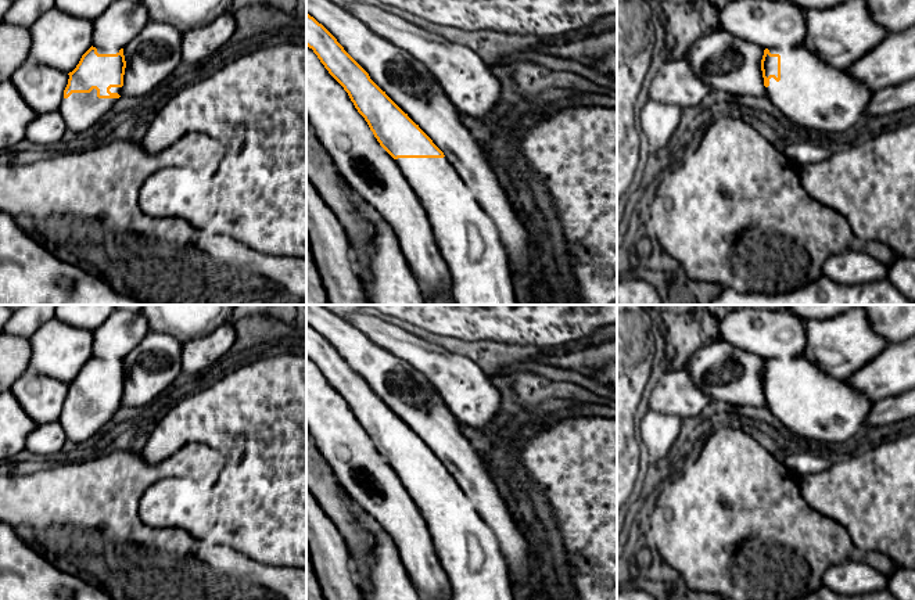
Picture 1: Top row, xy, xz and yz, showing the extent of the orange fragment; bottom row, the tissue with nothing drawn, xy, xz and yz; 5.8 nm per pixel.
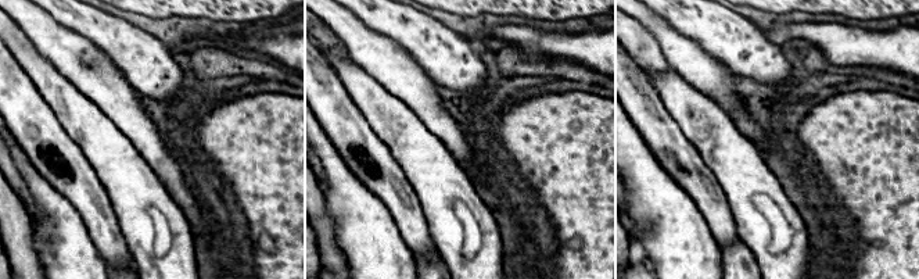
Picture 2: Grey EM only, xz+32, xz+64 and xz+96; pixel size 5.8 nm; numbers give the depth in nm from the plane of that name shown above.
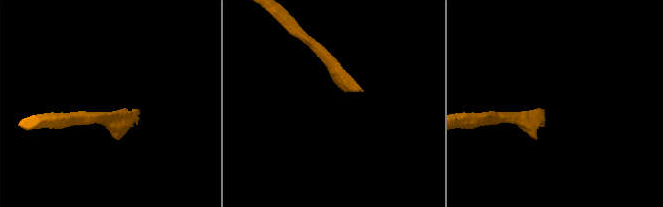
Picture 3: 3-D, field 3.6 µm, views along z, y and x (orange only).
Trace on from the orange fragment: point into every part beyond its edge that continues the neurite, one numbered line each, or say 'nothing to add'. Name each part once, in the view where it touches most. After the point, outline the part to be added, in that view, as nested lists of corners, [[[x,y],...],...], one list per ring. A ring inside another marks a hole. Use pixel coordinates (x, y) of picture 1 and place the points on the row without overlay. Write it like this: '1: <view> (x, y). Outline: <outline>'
1: xy (81, 421). Outline: [[[93,399],[90,403],[72,403],[68,409],[62,409],[58,423],[71,448],[85,448],[116,412],[118,409],[98,409],[97,400]]]

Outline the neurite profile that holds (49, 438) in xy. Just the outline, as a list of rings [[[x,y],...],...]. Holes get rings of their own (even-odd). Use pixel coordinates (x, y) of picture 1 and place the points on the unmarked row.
[[[58,421],[37,424],[25,443],[25,449],[40,457],[50,457],[65,448],[69,448],[69,443]]]

